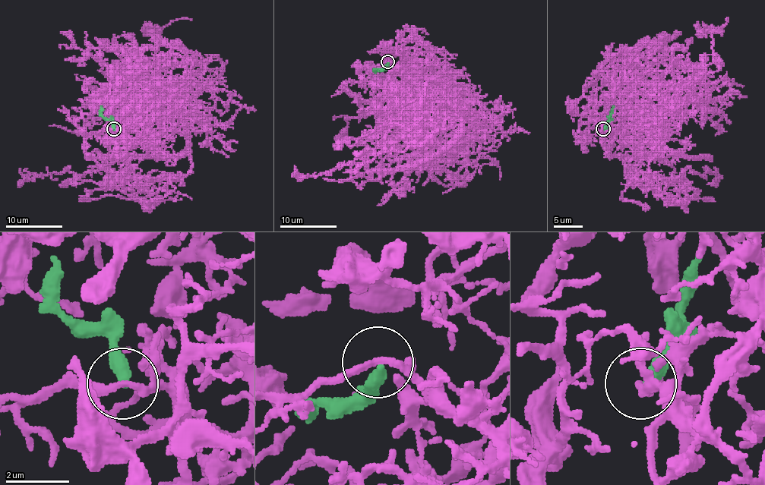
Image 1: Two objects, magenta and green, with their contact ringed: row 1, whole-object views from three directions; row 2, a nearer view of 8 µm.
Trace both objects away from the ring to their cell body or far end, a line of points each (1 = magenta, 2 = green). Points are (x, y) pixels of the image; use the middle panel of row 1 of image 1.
1: (387, 61), (450, 96), (469, 124), (467, 136), (443, 155), (407, 155), (377, 179), (323, 178)
2: (387, 62), (374, 73)

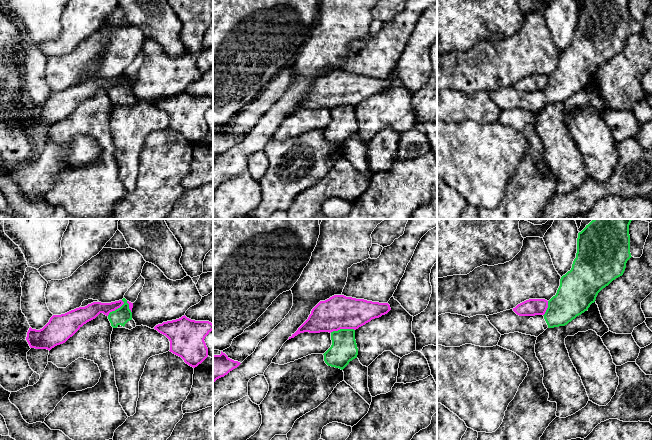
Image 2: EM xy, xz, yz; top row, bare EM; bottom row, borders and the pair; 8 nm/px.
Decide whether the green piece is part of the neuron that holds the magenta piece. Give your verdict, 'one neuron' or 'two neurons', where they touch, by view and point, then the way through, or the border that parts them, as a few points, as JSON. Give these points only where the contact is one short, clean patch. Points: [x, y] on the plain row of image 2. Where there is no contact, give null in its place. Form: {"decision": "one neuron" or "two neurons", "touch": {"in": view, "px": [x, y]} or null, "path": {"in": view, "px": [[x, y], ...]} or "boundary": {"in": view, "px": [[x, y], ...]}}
{"decision": "two neurons", "touch": {"in": "xz", "px": [342, 104]}, "boundary": {"in": "xz", "px": [[354, 105], [338, 105], [330, 108]]}}

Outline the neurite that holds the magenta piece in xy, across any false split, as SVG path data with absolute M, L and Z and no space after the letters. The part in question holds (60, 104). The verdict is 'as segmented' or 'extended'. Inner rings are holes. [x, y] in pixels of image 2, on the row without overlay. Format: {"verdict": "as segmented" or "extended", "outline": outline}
{"verdict": "as segmented", "outline": "M122 76L111 79L93 78L65 90L53 91L42 105L36 106L30 103L26 116L30 124L50 127L55 122L65 119L84 100L95 95L100 89L108 92L123 80Z"}

